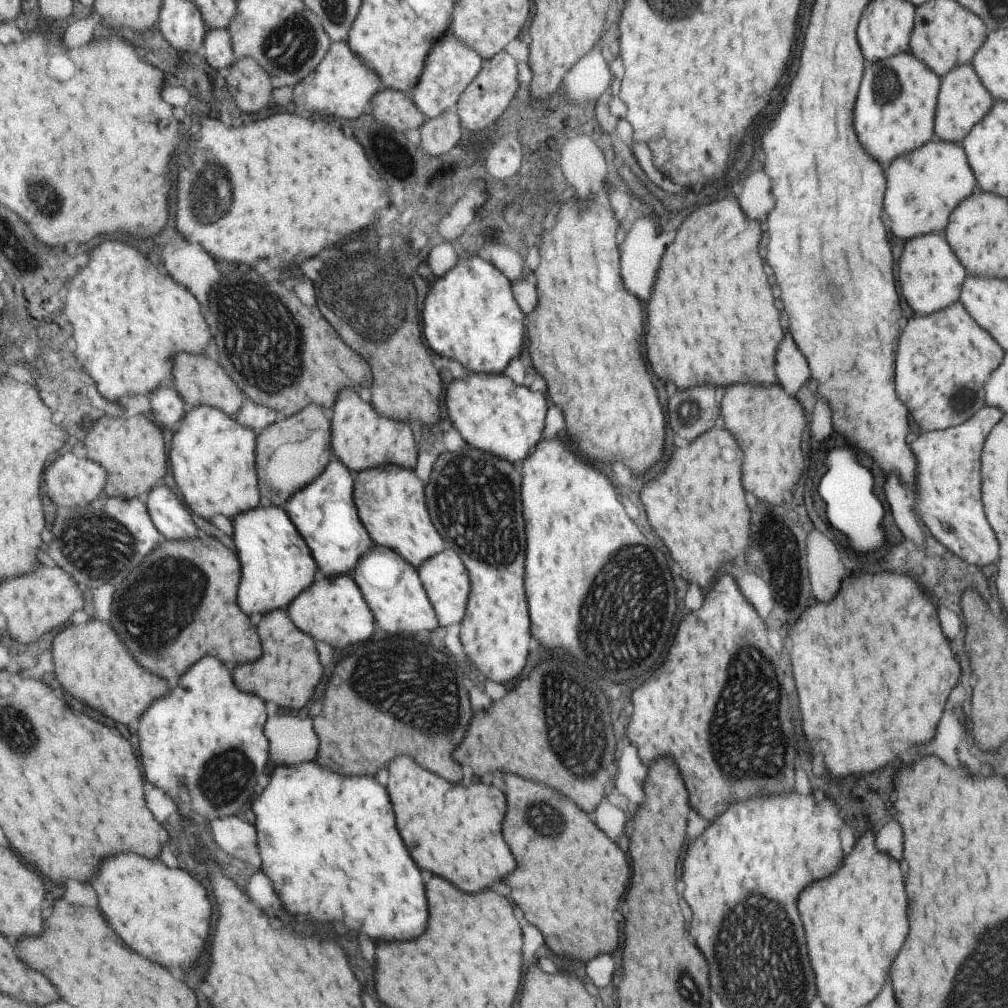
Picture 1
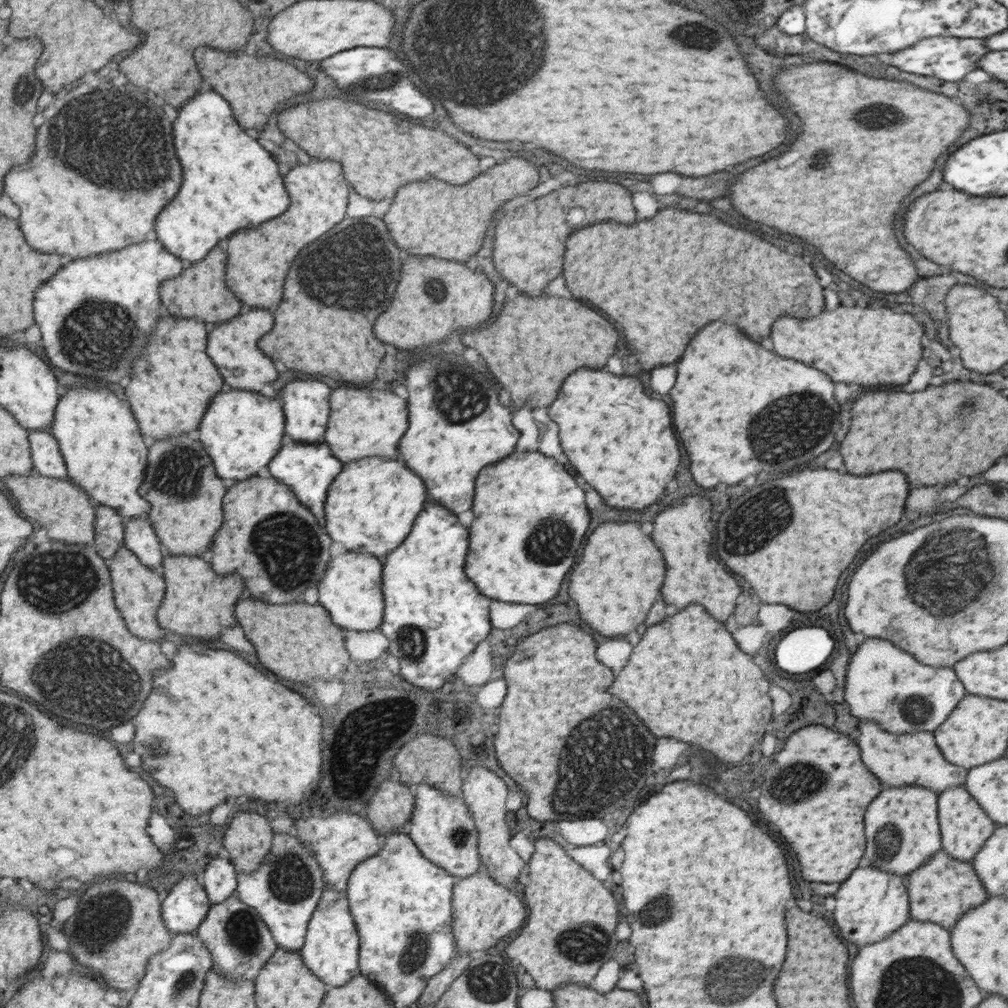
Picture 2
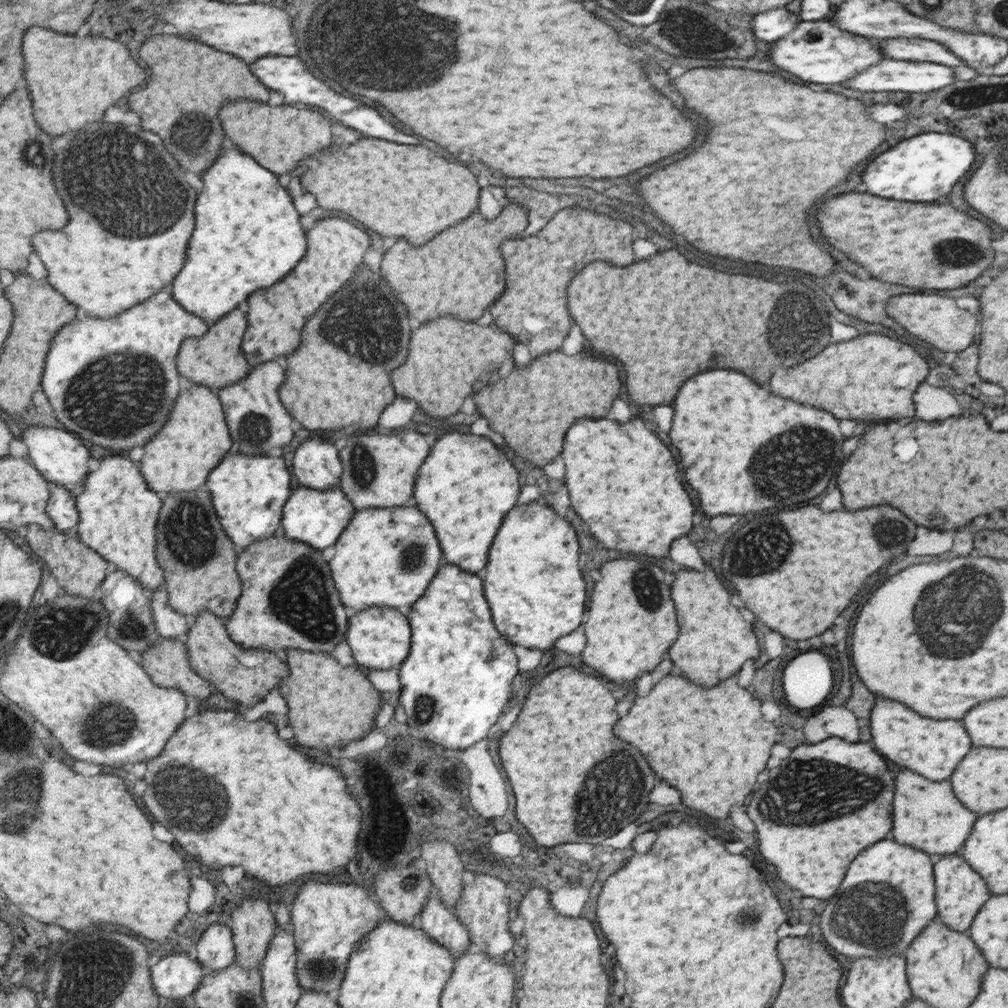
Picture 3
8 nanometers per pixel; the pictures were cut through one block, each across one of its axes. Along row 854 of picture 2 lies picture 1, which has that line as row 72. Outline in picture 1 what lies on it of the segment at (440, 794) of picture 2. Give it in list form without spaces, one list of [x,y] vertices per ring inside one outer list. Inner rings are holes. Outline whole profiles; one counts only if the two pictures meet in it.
[[[452,29],[447,30],[441,39],[433,42],[433,52],[429,54],[424,73],[421,74],[420,81],[412,90],[412,101],[428,120],[435,119],[445,110],[454,109],[462,91],[470,86],[480,72],[480,64],[482,60],[474,54],[474,50],[465,43],[458,42]]]

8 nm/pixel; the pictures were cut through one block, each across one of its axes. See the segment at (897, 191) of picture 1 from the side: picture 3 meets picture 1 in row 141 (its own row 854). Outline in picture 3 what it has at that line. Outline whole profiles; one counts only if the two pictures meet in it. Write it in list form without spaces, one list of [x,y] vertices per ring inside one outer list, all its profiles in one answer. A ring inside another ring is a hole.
[[[912,769],[898,772],[898,792],[894,792],[894,836],[898,836],[898,843],[922,849],[934,859],[958,853],[978,817],[956,797],[949,779],[932,782]]]

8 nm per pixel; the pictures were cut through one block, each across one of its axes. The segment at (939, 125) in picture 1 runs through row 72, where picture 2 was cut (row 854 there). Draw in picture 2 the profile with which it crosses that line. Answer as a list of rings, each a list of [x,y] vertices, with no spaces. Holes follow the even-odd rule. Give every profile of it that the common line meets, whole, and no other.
[[[963,784],[949,788],[937,796],[937,815],[941,836],[946,836],[946,844],[941,844],[944,852],[949,856],[957,857],[958,860],[972,861],[976,853],[981,850],[982,845],[993,835],[996,824],[992,817],[985,812],[967,791]]]

